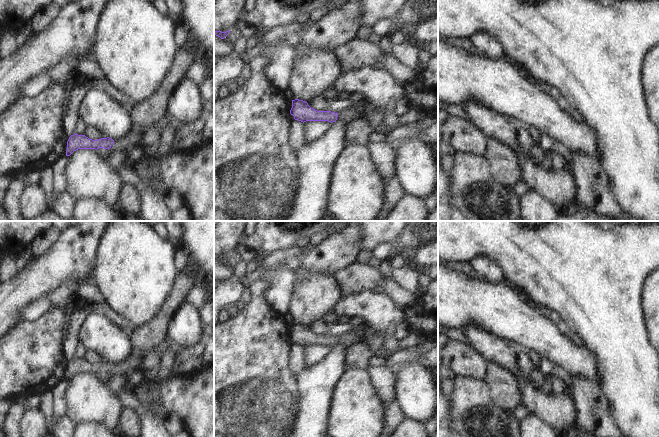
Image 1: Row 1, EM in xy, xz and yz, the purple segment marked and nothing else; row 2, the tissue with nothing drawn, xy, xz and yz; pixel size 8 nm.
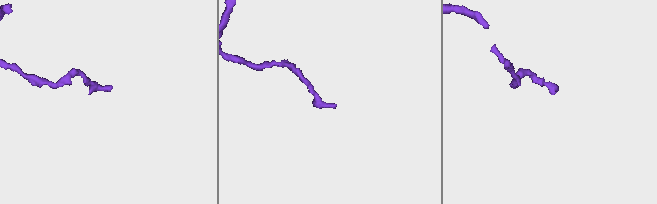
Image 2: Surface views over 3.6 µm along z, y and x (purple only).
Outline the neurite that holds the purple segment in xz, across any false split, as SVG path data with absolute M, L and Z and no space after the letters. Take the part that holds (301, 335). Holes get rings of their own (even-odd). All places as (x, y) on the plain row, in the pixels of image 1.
M299 323L292 324L292 332L290 338L295 344L306 345L329 345L331 347L336 344L345 348L364 341L364 329L354 329L350 332L343 333L339 337L331 335L317 335L311 332L307 326Z

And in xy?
M135 352L129 359L125 359L117 364L113 364L109 361L92 364L85 359L73 358L67 365L66 380L70 380L74 375L78 373L108 373L110 377L116 375L122 375L129 377L135 369L139 369L142 363L142 357L139 352Z

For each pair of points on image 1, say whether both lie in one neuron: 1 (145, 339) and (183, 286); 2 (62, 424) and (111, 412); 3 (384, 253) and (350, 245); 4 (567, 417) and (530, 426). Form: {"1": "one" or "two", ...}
{"1": "one", "2": "two", "3": "two", "4": "two"}

